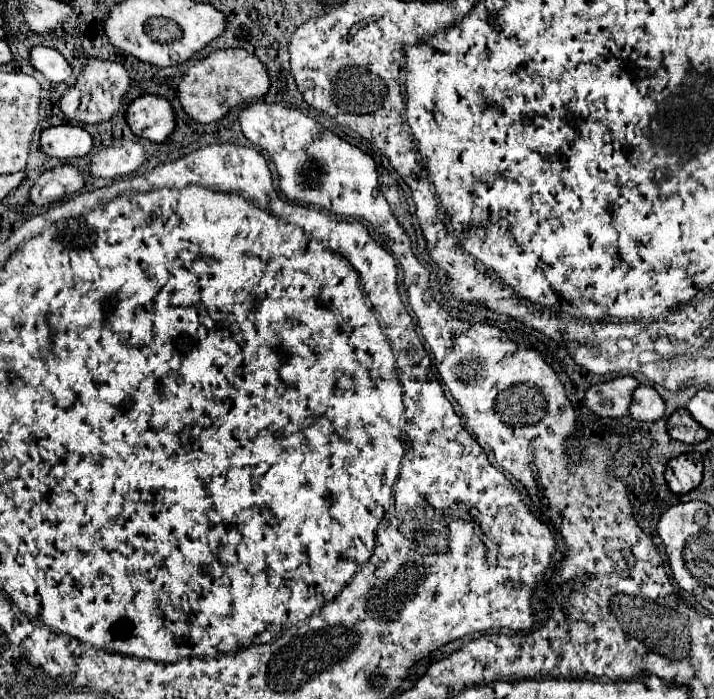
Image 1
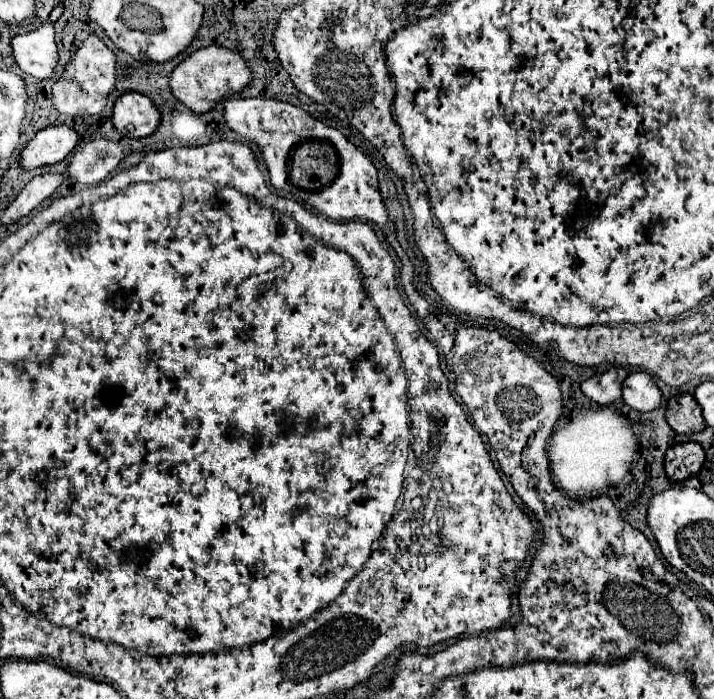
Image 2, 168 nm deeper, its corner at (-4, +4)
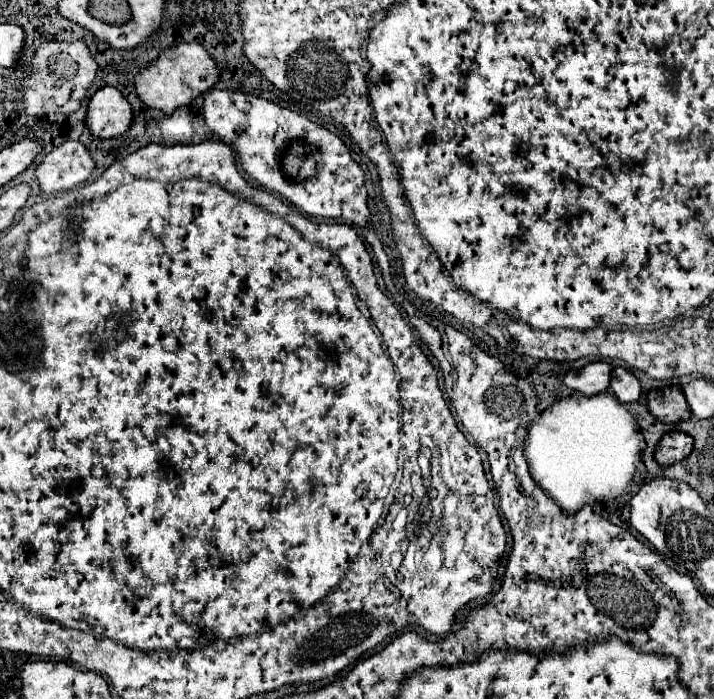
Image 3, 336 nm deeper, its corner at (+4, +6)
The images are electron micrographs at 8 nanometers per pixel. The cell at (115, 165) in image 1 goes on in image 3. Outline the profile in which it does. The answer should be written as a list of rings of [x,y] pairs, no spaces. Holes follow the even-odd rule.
[[[66,141],[54,147],[40,165],[34,169],[38,189],[46,195],[68,191],[90,179],[94,169],[94,159],[88,155],[86,147],[78,141]]]

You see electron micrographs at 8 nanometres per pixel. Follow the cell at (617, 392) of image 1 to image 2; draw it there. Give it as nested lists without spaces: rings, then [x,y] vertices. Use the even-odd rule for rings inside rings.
[[[612,367],[602,375],[586,379],[580,387],[586,397],[596,401],[598,405],[610,405],[622,397],[622,383],[628,377],[628,369]]]

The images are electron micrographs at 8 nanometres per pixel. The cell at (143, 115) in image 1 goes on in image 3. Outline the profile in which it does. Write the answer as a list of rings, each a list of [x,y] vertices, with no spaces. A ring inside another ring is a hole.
[[[102,87],[90,97],[84,123],[94,137],[120,137],[132,123],[132,109],[118,89]]]

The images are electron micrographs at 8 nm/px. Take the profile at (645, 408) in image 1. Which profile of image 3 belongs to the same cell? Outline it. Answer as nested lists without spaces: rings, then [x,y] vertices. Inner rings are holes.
[[[614,367],[612,369],[610,389],[618,397],[618,401],[622,401],[622,403],[632,403],[632,401],[638,401],[638,397],[640,397],[638,379],[624,367]]]

